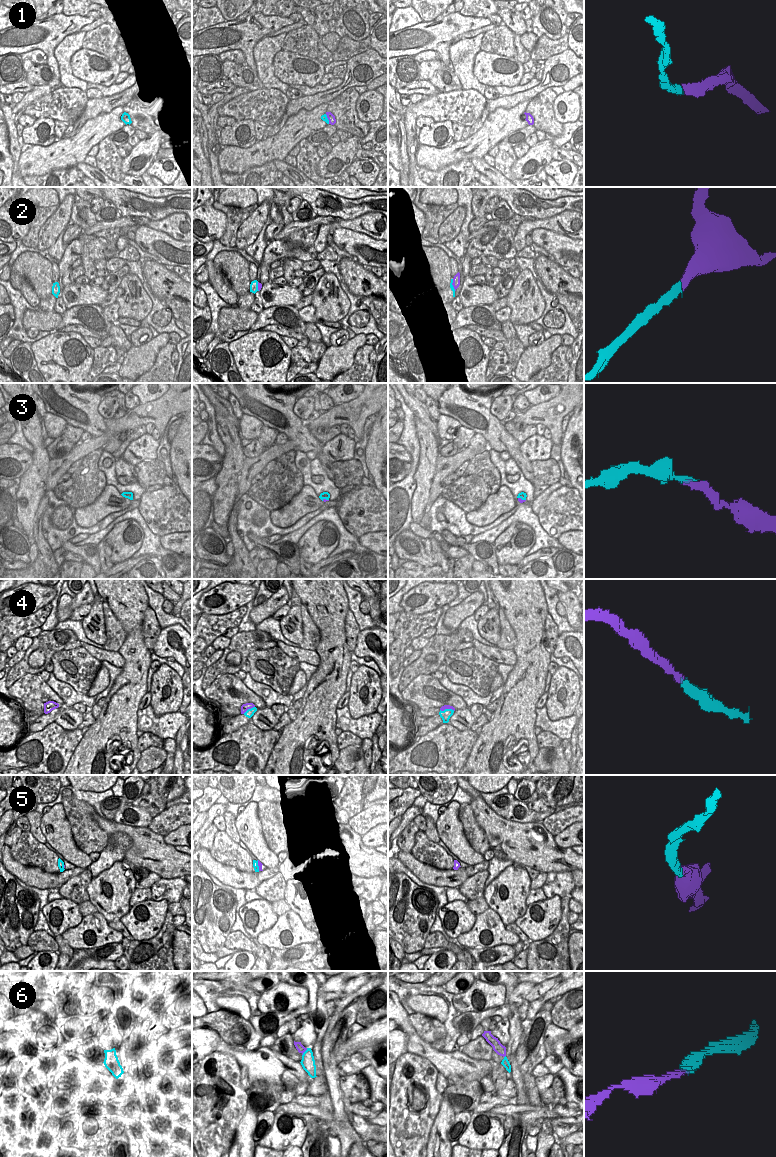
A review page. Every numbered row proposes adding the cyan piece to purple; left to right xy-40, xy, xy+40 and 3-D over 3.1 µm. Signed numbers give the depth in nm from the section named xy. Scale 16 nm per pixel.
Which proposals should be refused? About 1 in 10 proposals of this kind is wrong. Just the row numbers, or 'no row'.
no row

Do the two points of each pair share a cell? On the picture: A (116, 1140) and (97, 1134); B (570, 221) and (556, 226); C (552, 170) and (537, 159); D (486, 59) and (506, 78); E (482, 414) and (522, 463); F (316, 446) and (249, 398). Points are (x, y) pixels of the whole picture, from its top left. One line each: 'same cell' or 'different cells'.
A: different cells
B: same cell
C: different cells
D: same cell
E: same cell
F: same cell

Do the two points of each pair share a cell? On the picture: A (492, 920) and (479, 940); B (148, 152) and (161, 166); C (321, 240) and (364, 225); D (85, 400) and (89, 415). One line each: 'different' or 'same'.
A: same
B: different
C: same
D: same

